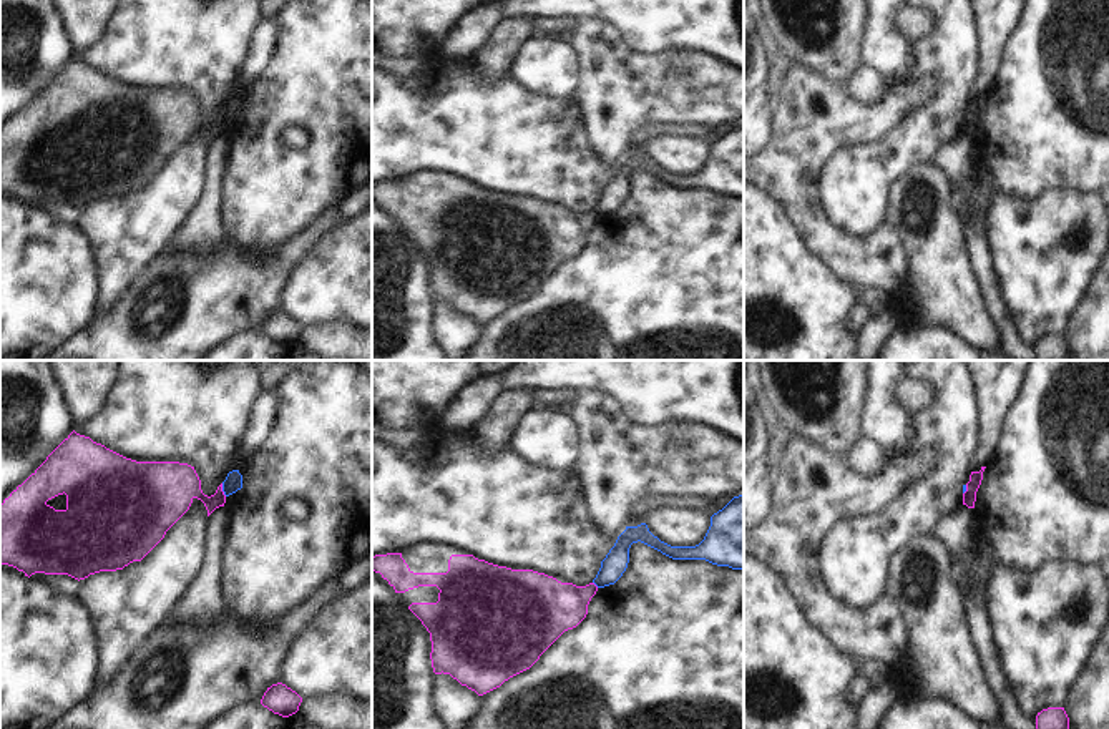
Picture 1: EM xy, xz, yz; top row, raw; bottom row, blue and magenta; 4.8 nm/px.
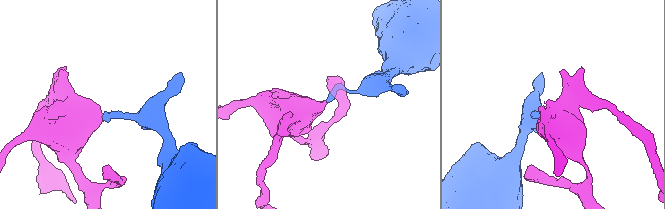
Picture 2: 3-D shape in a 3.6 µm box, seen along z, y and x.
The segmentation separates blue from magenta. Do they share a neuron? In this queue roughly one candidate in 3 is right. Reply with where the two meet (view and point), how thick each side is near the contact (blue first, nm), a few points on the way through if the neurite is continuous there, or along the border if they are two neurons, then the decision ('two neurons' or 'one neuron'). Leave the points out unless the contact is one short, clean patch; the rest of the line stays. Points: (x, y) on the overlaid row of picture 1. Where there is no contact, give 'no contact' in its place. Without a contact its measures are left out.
xy (223, 490) | 90/240 nm | along xy (221, 484), (221, 490), (226, 495) | two neurons

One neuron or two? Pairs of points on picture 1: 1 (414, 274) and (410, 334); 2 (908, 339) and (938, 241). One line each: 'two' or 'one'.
1: one
2: two

